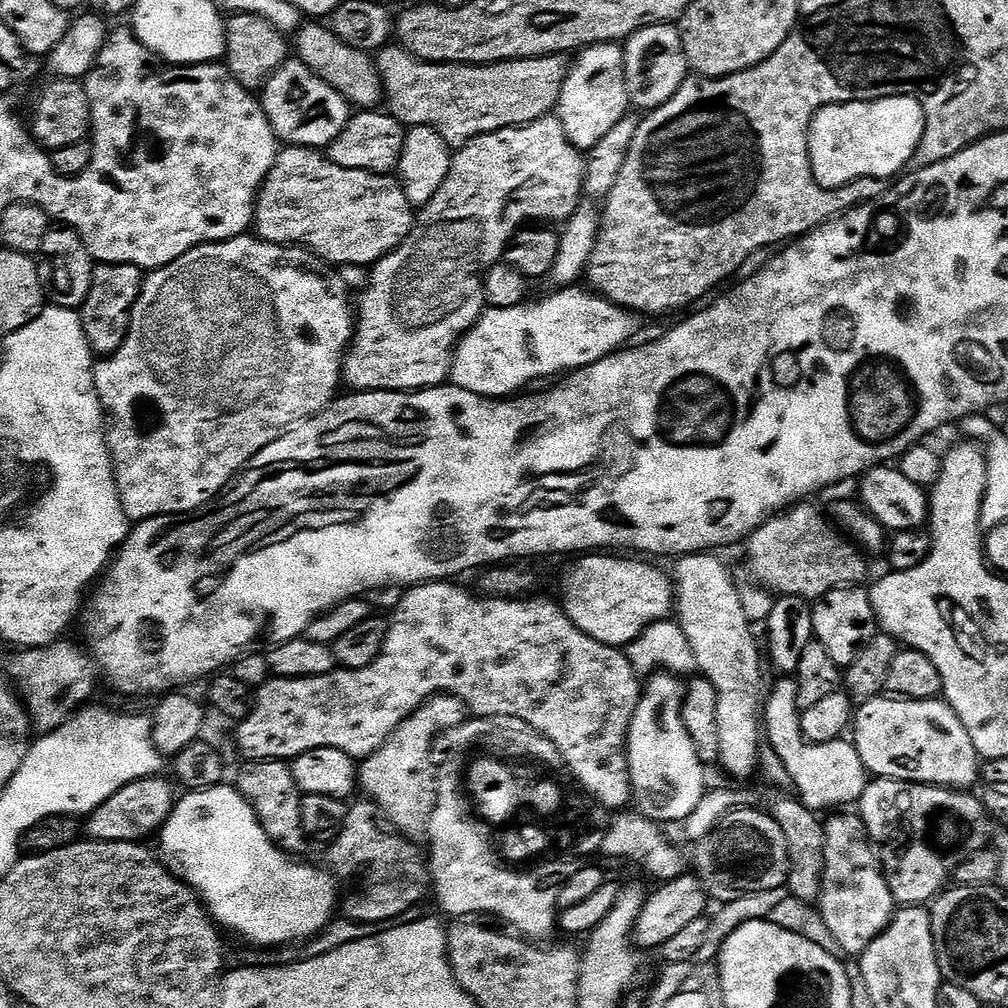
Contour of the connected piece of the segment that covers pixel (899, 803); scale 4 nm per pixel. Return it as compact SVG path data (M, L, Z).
M876 778L865 783L864 793L858 801L858 814L864 819L868 836L878 849L892 897L900 906L924 906L935 900L945 891L960 863L968 859L973 852L985 851L990 844L989 814L979 795L968 790L937 788L935 784L909 784L907 780Z

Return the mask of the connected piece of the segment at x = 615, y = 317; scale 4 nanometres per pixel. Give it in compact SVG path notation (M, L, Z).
M564 286L552 291L556 292L534 301L533 304L525 302L509 308L489 307L485 310L475 326L465 332L456 345L452 358L451 383L485 398L508 398L527 389L524 387L531 380L540 380L555 372L567 374L575 369L585 368L588 364L598 362L603 356L611 356L613 352L623 349L631 341L628 339L636 332L635 315L599 294L583 292L580 286Z

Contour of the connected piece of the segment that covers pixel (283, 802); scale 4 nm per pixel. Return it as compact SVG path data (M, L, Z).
M258 760L245 763L245 765L240 772L238 791L256 809L256 817L259 818L268 837L276 841L285 852L300 854L306 843L300 805L302 793L300 787L294 782L291 767L282 760Z

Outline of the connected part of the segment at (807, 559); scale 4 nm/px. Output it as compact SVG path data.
M808 502L795 506L775 515L746 541L748 547L748 568L752 571L753 581L759 582L769 593L781 596L801 596L802 599L815 602L832 588L860 586L868 576L868 564L865 553L827 515L823 516Z

